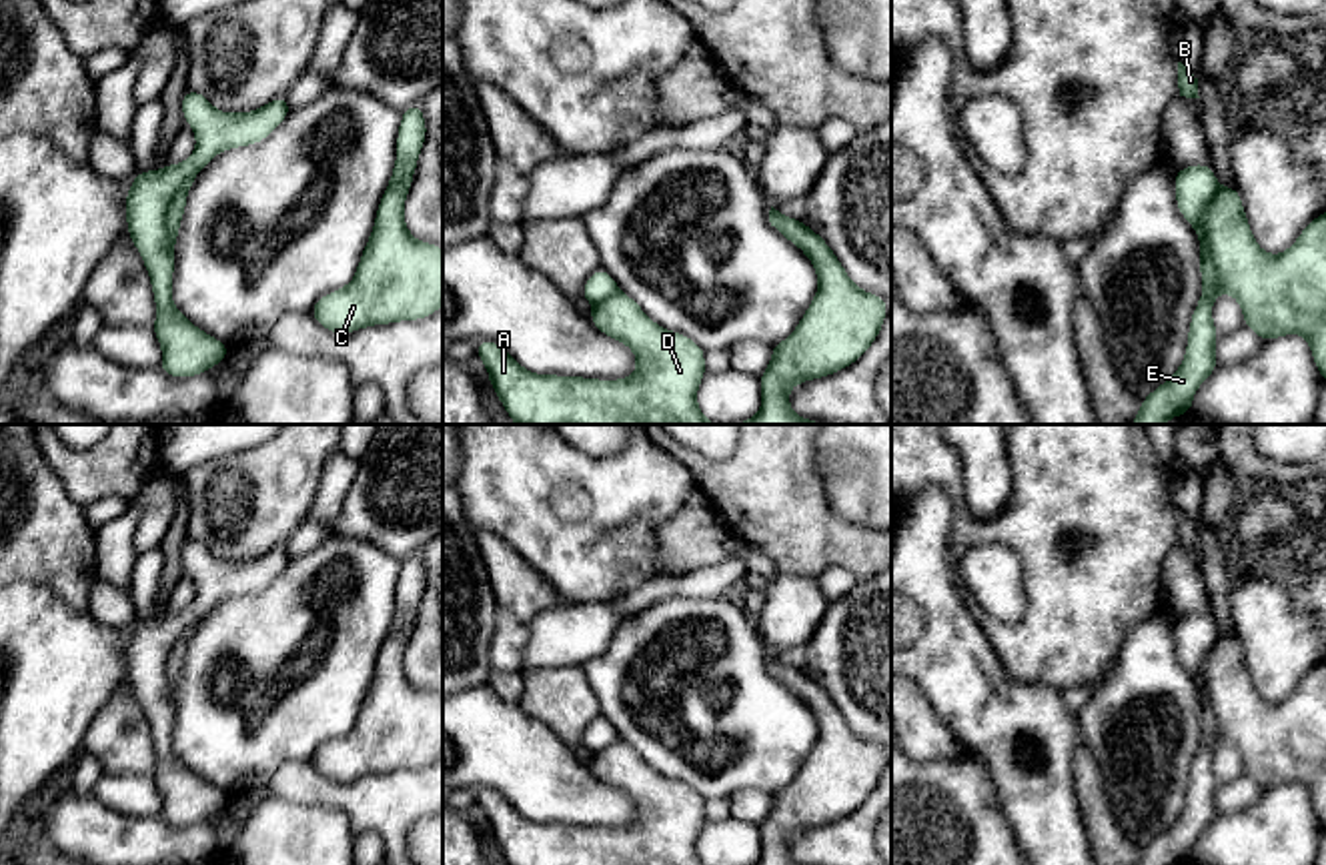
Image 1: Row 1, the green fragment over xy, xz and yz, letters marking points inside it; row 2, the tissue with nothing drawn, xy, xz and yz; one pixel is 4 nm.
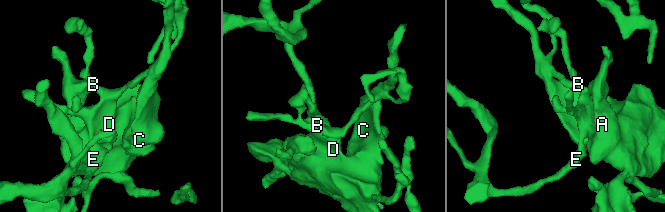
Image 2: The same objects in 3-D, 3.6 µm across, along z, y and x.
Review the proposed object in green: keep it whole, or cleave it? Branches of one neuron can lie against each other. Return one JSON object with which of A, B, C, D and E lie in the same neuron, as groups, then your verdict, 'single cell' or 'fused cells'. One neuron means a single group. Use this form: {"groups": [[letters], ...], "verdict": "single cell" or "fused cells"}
{"groups": [["A", "C", "D"], ["B", "E"]], "verdict": "fused cells"}

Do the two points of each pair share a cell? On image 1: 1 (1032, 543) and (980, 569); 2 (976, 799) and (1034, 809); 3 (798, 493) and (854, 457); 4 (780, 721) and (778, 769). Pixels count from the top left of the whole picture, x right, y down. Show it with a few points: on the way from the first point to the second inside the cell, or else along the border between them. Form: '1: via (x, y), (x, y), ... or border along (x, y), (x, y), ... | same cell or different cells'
1: border along (968, 547), (1006, 545), (1020, 563), (1026, 597) | different cells
2: border along (982, 759), (998, 791), (1004, 819), (1018, 843) | different cells
3: border along (814, 445), (828, 505), (844, 519) | different cells
4: via (778, 733), (778, 757) | same cell

